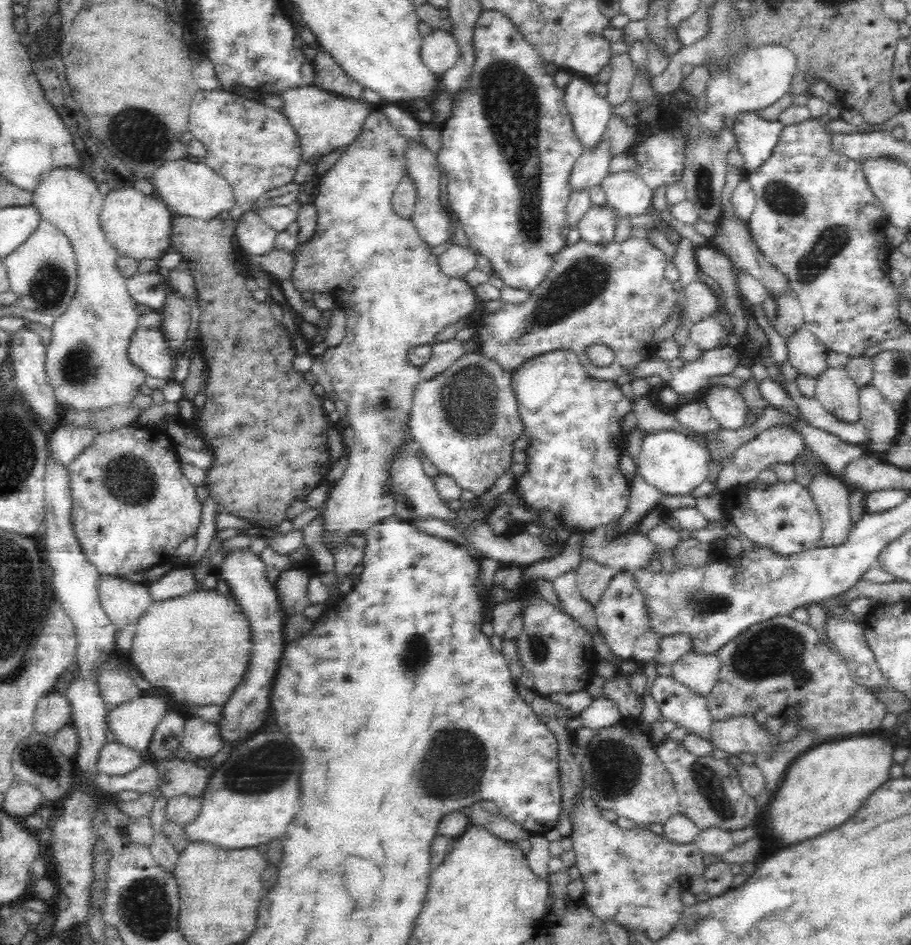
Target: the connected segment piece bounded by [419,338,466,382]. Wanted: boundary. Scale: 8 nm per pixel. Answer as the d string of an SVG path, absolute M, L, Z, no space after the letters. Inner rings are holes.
M455 338L432 342L432 352L428 362L419 367L420 380L422 382L432 380L434 376L442 374L455 360L466 353L462 343Z

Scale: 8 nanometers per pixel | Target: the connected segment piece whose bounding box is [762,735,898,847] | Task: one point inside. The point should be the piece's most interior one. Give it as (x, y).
(823, 787)

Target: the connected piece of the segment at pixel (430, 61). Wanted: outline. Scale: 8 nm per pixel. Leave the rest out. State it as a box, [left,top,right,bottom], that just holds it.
[420,29,460,75]

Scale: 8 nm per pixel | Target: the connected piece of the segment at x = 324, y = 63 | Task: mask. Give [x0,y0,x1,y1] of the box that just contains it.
[313,48,364,101]

